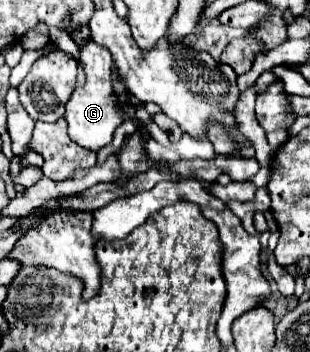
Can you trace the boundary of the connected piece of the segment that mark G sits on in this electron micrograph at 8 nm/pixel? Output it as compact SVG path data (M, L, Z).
M88 42L80 50L82 68L86 72L86 84L84 88L76 88L66 104L66 122L68 122L68 136L82 148L88 148L92 152L98 152L100 148L108 146L112 142L114 130L124 122L124 110L120 102L114 98L112 92L112 58L110 52L96 42Z

